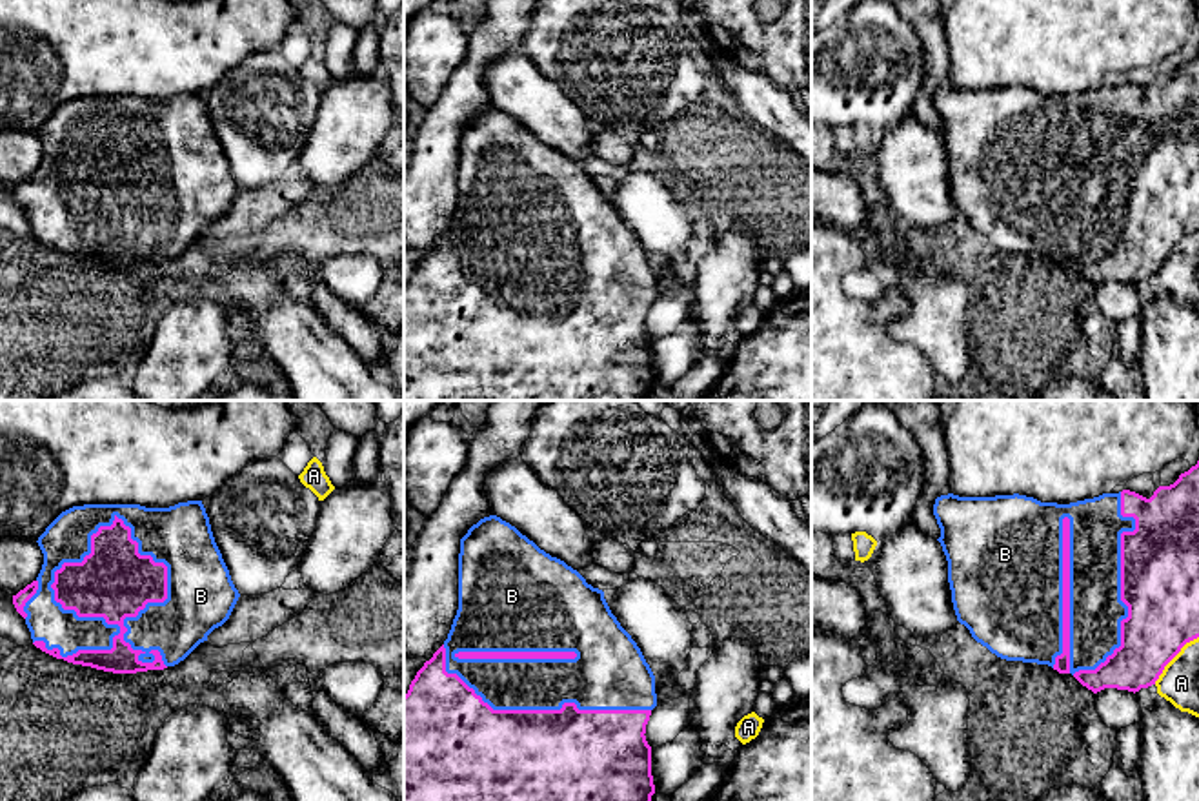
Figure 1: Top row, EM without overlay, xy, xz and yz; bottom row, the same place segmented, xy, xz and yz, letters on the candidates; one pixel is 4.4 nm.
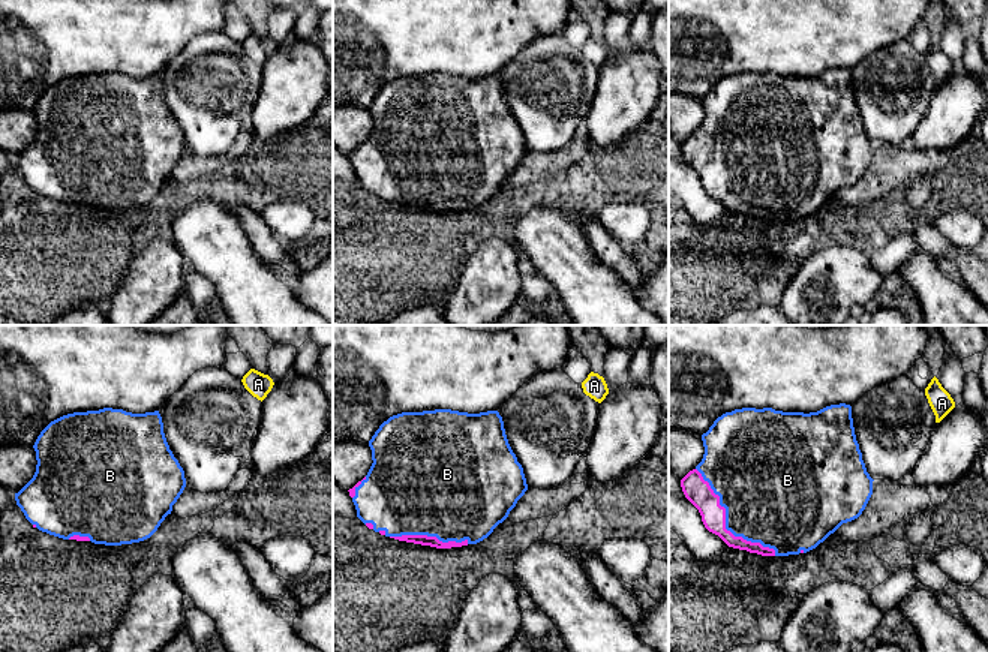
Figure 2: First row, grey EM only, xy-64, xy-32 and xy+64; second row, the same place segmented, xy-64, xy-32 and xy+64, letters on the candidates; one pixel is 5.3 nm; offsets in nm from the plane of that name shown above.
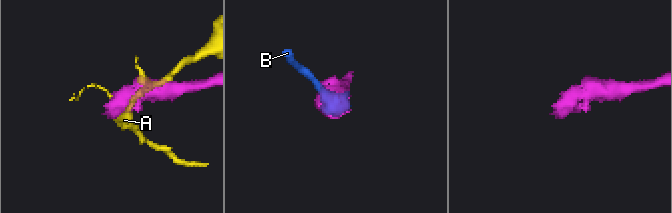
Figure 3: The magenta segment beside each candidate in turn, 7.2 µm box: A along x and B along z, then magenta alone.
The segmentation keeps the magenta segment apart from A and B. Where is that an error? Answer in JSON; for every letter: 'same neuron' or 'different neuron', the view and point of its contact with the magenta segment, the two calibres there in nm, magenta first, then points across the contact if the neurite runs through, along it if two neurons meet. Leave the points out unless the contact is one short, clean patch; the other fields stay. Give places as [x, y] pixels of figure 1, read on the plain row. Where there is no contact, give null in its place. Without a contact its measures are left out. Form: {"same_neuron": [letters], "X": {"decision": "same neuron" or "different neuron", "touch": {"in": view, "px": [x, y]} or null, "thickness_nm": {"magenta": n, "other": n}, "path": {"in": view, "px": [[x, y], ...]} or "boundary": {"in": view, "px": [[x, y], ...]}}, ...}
{"same_neuron": ["B"], "A": {"decision": "different neuron", "touch": {"in": "yz", "px": [1174, 248]}, "thickness_nm": {"magenta": 320, "other": 180}}, "B": {"decision": "same neuron", "touch": {"in": "xy", "px": [159, 193]}, "thickness_nm": {"magenta": 320, "other": 300}}}

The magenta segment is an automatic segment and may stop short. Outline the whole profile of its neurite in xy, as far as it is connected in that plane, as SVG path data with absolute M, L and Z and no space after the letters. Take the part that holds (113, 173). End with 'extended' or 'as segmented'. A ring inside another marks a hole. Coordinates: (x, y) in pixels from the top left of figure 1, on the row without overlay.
M202 93L169 100L140 96L84 96L62 104L38 129L44 157L38 169L13 188L33 237L73 257L113 266L164 262L184 253L207 228L222 218L240 186L215 135Z; extended

